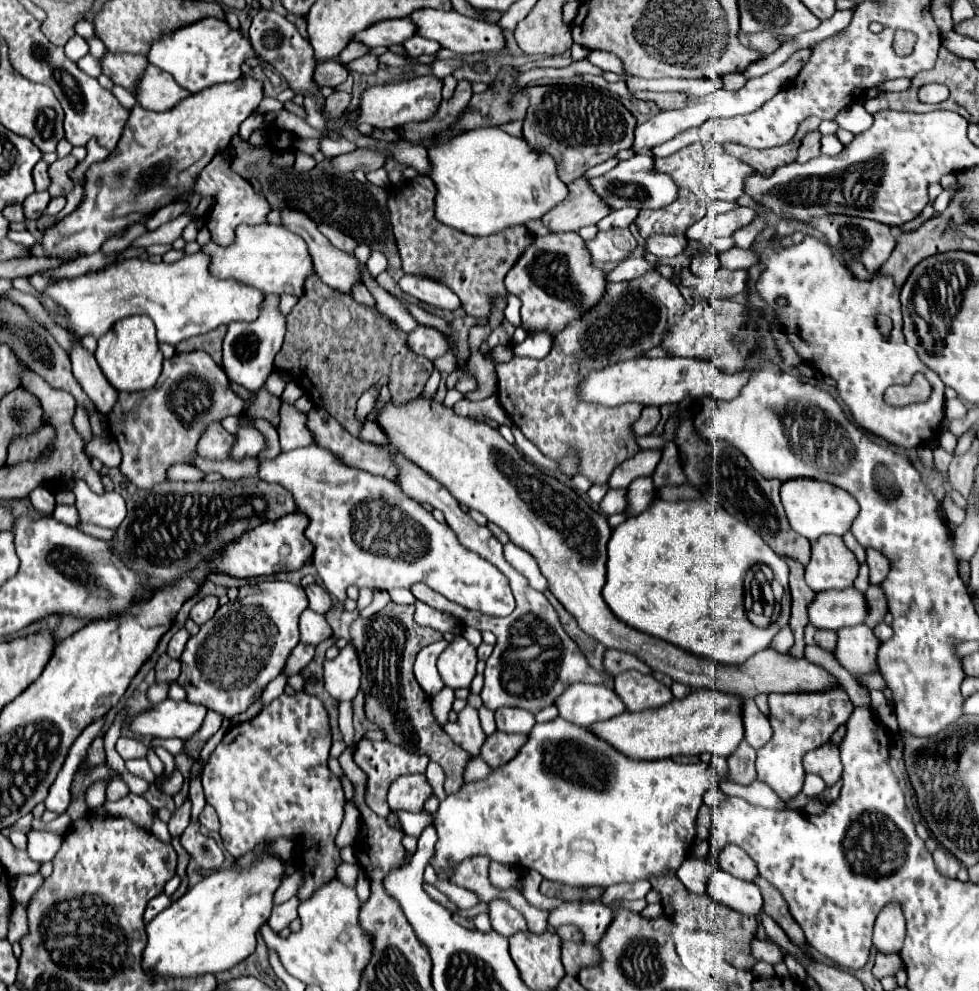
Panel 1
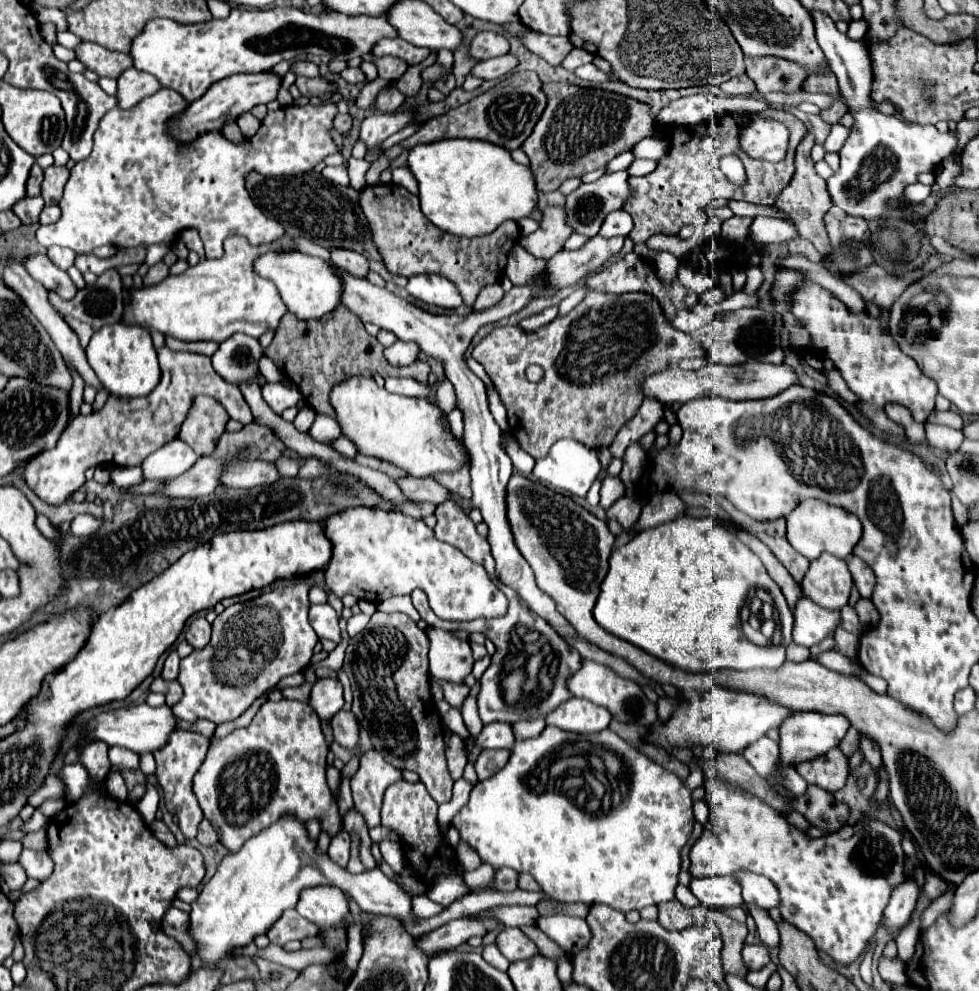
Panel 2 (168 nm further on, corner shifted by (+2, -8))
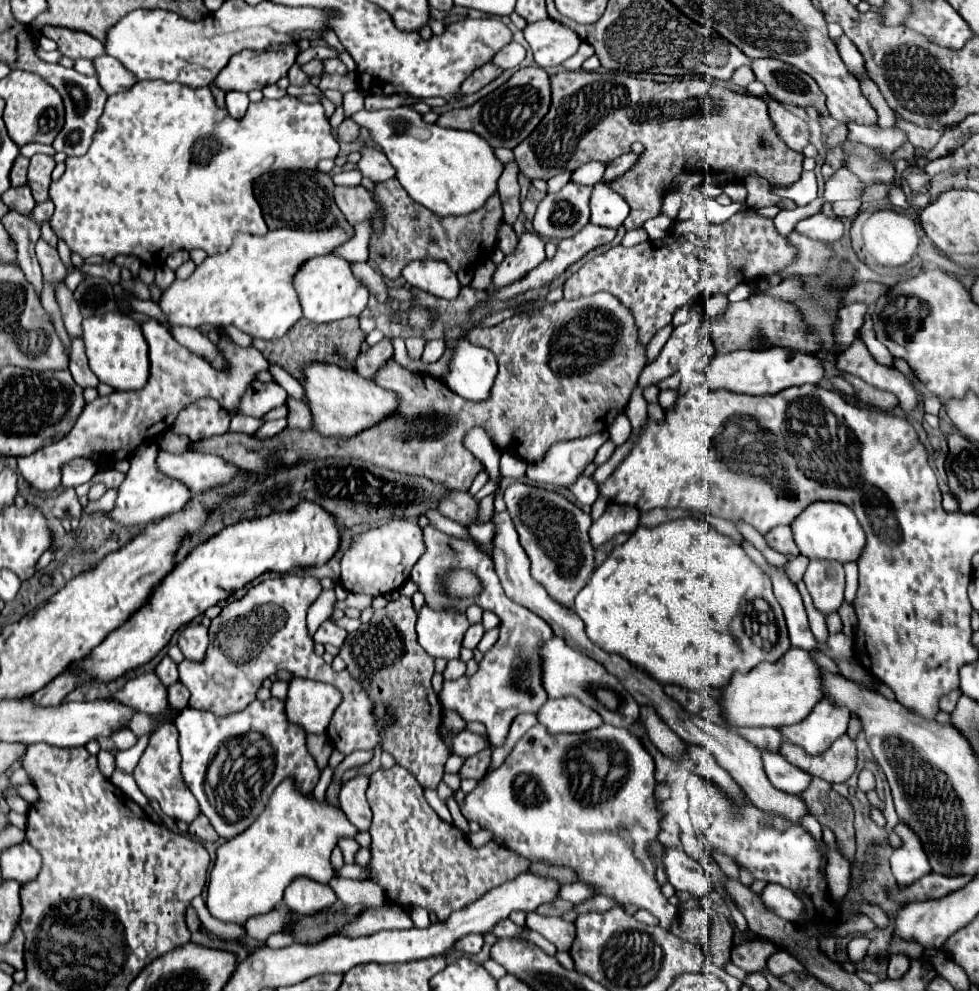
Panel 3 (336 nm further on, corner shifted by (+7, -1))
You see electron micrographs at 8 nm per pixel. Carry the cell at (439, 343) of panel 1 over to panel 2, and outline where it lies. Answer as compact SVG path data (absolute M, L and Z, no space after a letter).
M395 341L395 345L385 349L385 359L389 365L395 367L405 367L411 365L419 355L419 347L415 343L403 343L403 341Z

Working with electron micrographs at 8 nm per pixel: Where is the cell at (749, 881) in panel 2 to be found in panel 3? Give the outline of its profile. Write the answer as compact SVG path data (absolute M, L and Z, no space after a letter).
M768 884L762 894L760 894L764 906L768 906L776 916L790 920L790 922L798 922L802 916L802 902L800 898L794 896L792 890L786 890L784 886L778 884Z

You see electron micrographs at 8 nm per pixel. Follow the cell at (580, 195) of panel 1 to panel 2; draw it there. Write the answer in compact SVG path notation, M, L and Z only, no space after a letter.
M547 207L543 211L543 221L537 231L531 235L523 235L519 243L527 247L527 253L539 257L539 259L551 259L555 253L563 249L565 239L573 233L565 223L565 209L559 207Z

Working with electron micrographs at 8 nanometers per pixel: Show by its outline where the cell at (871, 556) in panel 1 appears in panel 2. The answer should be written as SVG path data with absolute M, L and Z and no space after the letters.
M849 557L847 561L849 565L849 571L851 571L851 577L853 577L853 585L857 587L859 595L863 599L869 599L871 597L871 591L873 591L873 585L875 585L875 575L873 571L867 567L865 561L861 561L859 557Z

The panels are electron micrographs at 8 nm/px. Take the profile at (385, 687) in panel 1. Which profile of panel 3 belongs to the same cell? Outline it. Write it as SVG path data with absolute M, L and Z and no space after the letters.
M398 598L388 602L382 610L376 610L368 624L360 624L360 628L344 640L340 648L340 658L346 662L346 670L350 676L366 690L368 698L374 702L374 716L382 726L382 750L392 754L396 764L404 766L410 774L418 778L424 788L436 790L442 782L444 762L448 758L448 748L440 736L442 724L442 704L434 694L430 680L434 674L434 660L416 640L416 612L412 608L410 598Z

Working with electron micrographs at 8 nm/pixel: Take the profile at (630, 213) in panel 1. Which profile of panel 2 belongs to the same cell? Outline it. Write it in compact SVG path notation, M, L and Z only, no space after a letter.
M617 209L617 211L611 211L611 213L605 217L599 235L603 235L603 237L615 237L615 235L627 237L631 229L633 229L631 215L629 215L625 209Z

